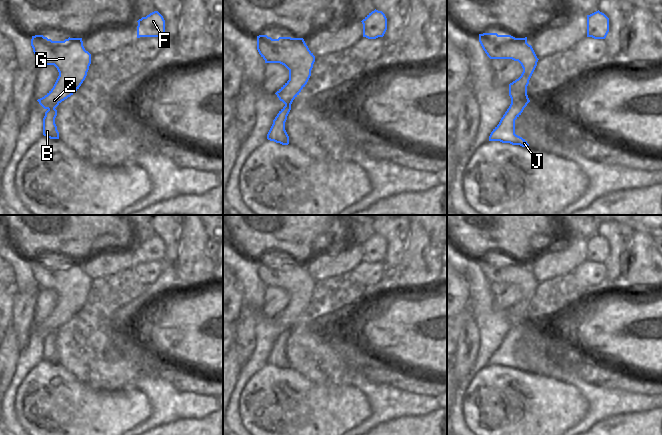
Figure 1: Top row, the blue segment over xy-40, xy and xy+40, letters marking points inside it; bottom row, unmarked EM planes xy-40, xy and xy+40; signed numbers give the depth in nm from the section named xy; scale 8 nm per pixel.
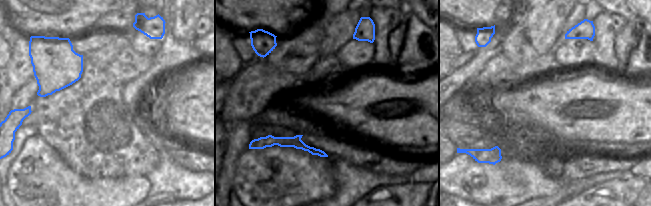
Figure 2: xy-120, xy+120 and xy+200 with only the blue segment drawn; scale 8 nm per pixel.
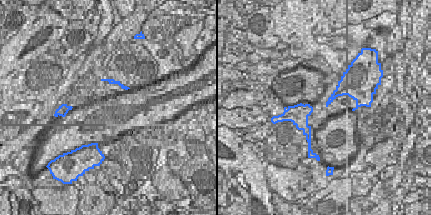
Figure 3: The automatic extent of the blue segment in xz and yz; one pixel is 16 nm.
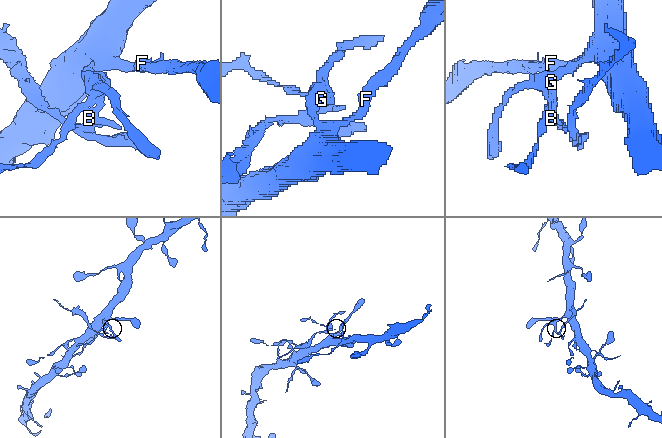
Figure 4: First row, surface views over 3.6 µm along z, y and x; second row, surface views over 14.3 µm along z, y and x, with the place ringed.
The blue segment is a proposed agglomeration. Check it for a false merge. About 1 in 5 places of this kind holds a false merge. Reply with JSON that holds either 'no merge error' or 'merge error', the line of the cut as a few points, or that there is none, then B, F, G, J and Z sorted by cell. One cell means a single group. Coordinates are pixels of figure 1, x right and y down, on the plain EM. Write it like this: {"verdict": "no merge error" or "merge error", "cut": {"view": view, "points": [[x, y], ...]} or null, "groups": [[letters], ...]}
{"verdict": "merge error", "cut": {"view": "xy+40", "points": [[528, 322], [511, 325]]}, "groups": [["B", "J"], ["F", "G", "Z"]]}

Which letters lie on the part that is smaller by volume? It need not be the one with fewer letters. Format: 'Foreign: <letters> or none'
Foreign: B, J

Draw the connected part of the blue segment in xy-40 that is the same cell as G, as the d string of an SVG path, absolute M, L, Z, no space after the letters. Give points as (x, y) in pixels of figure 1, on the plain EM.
M43 259L32 260L31 270L39 289L54 289L59 300L53 312L37 325L44 333L55 333L73 319L87 300L91 278L85 274L82 262L52 265Z

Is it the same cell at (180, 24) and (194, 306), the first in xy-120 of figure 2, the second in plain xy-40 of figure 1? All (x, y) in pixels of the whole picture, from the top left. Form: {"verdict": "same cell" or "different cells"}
{"verdict": "different cells"}

